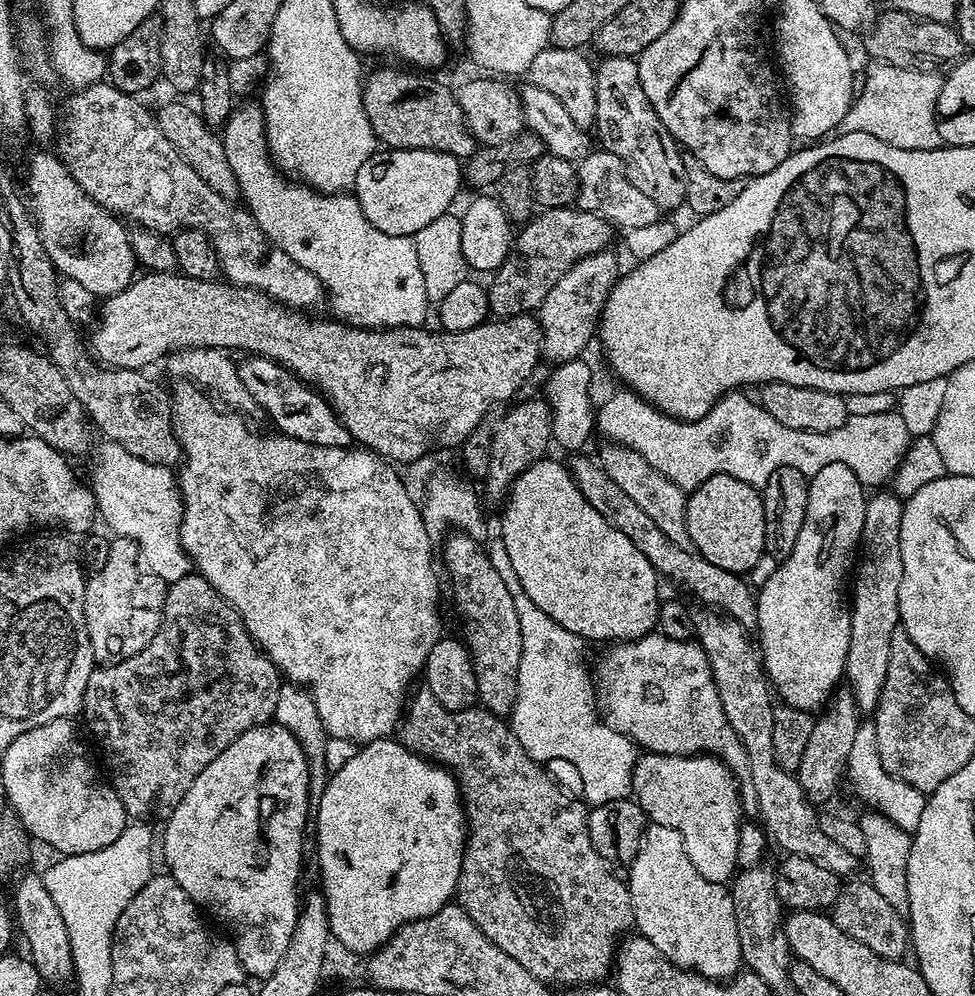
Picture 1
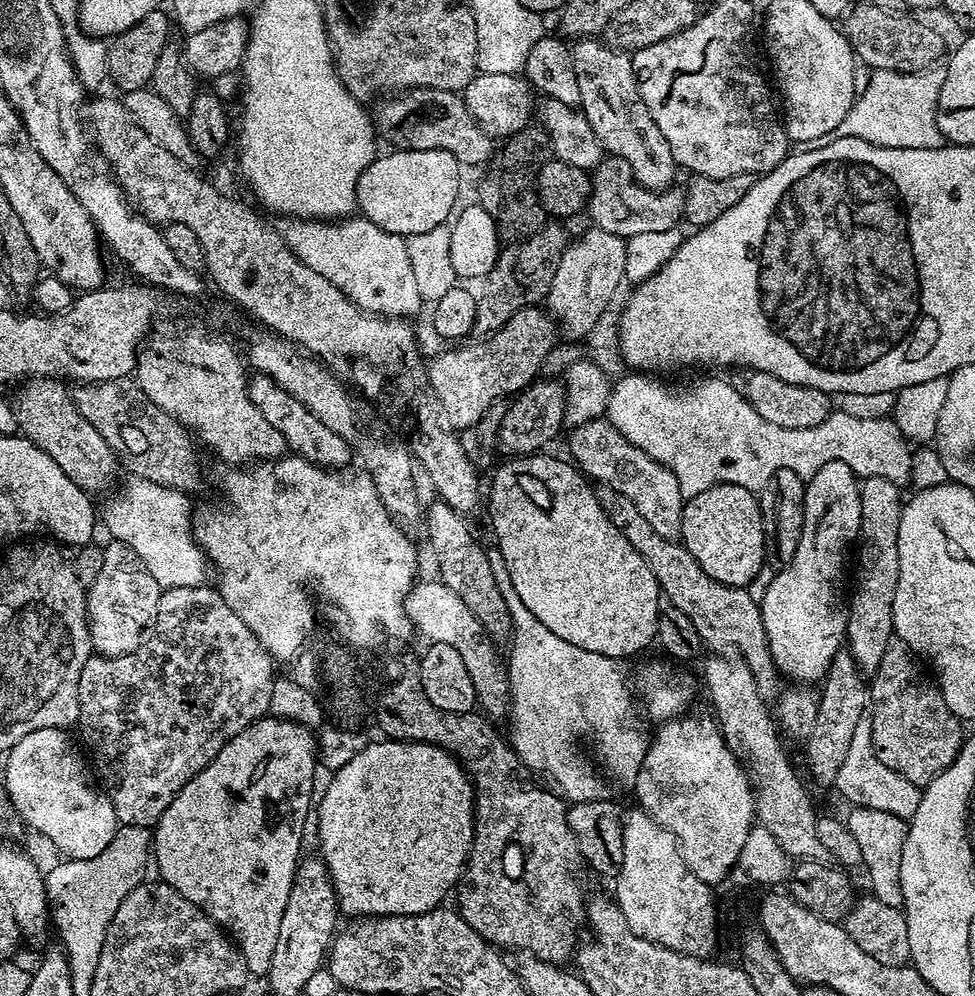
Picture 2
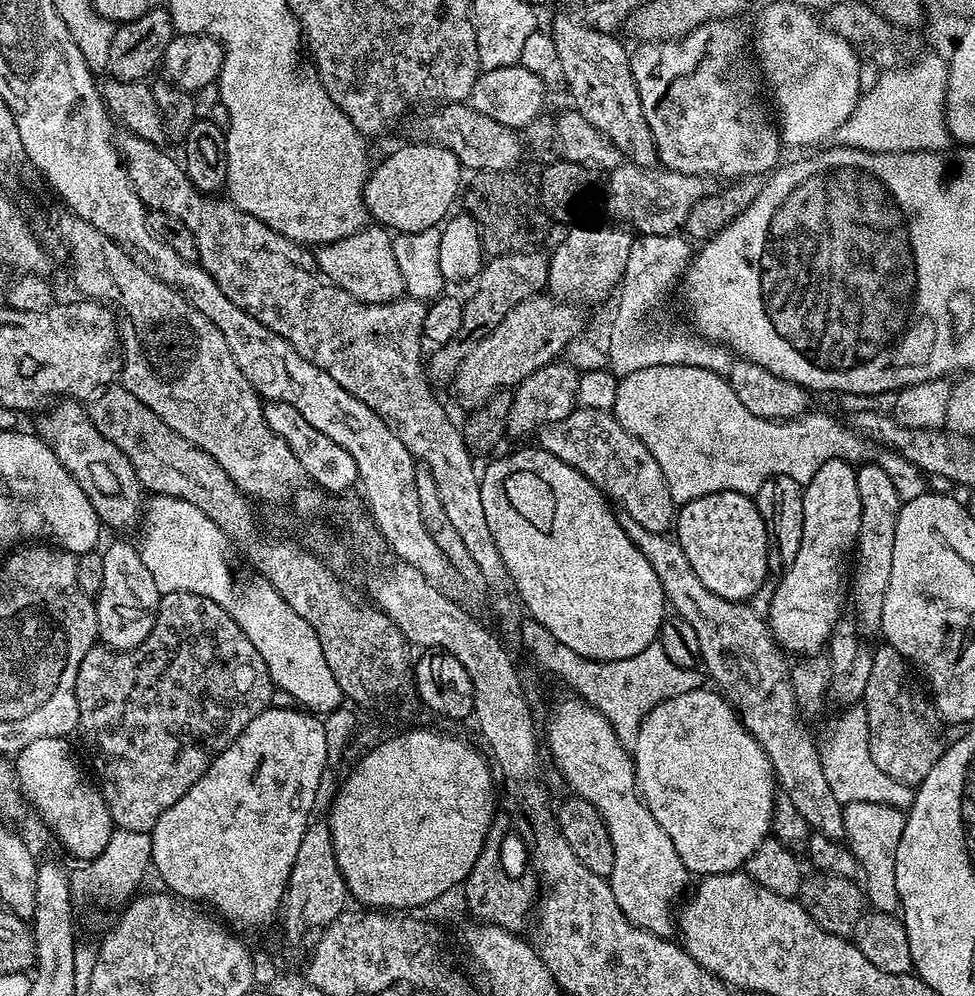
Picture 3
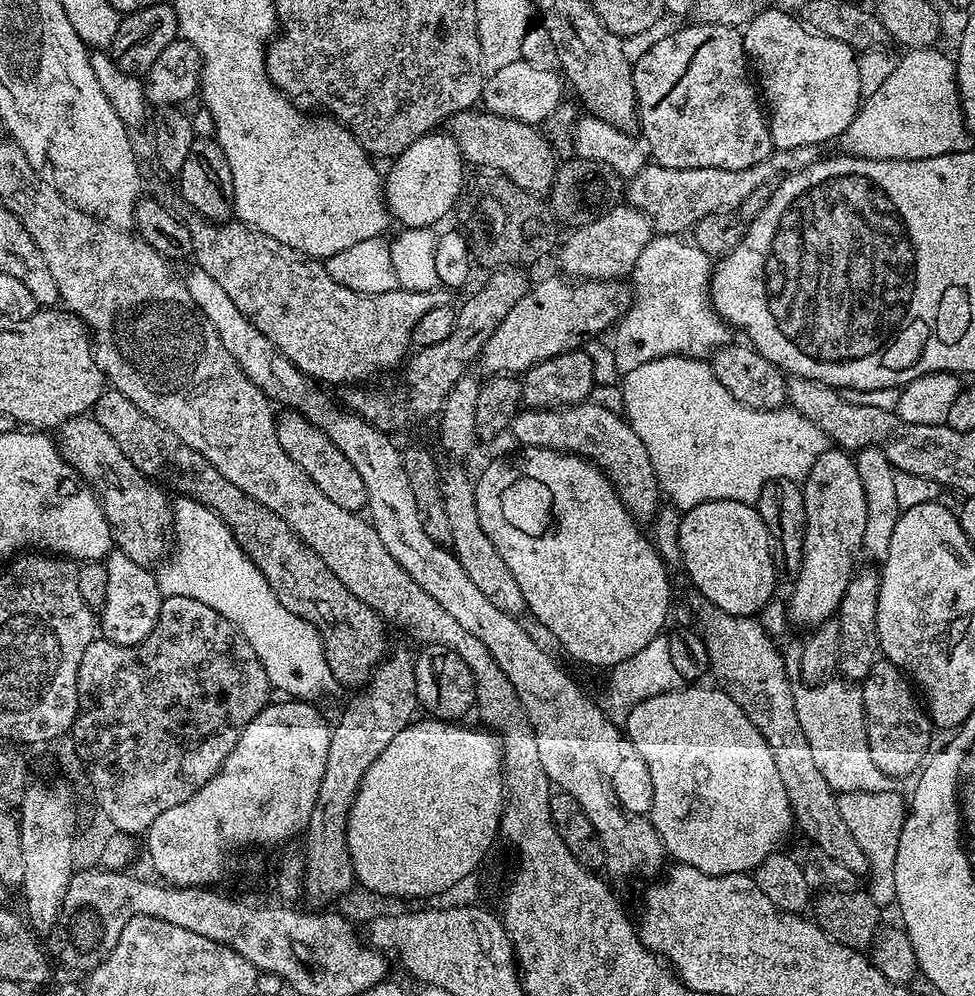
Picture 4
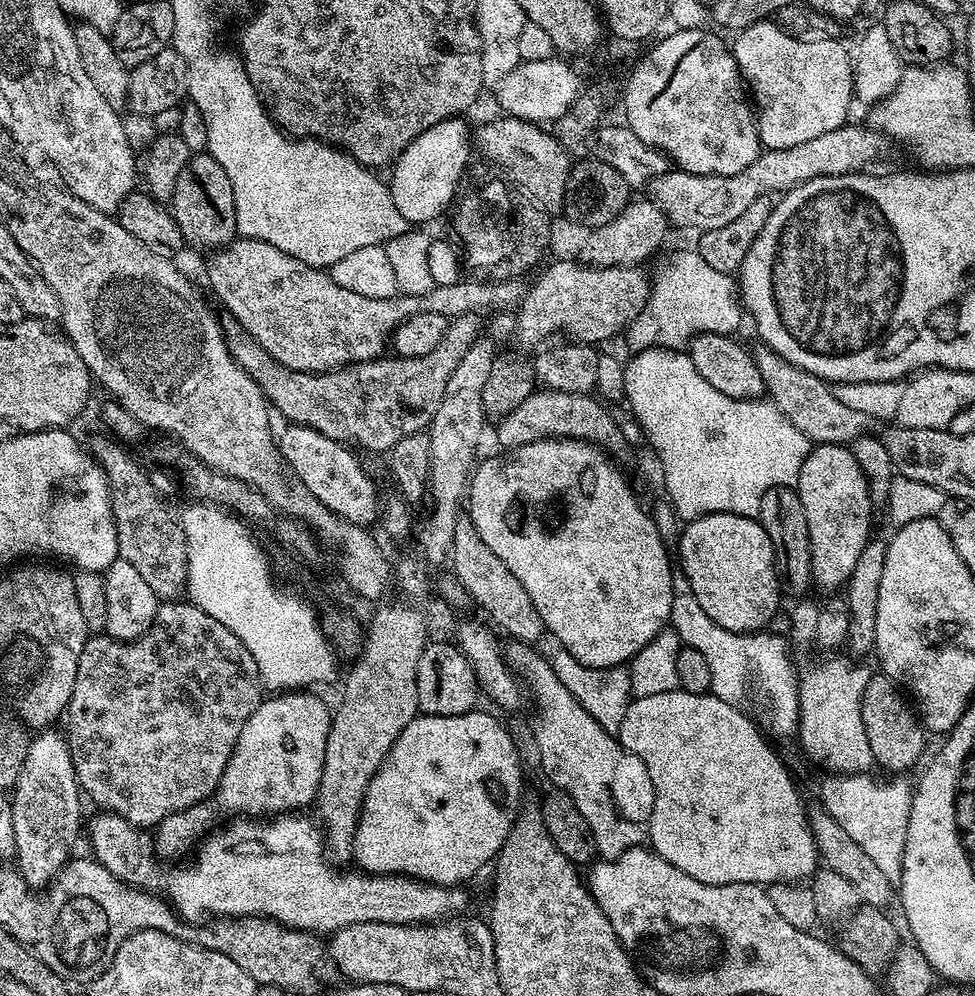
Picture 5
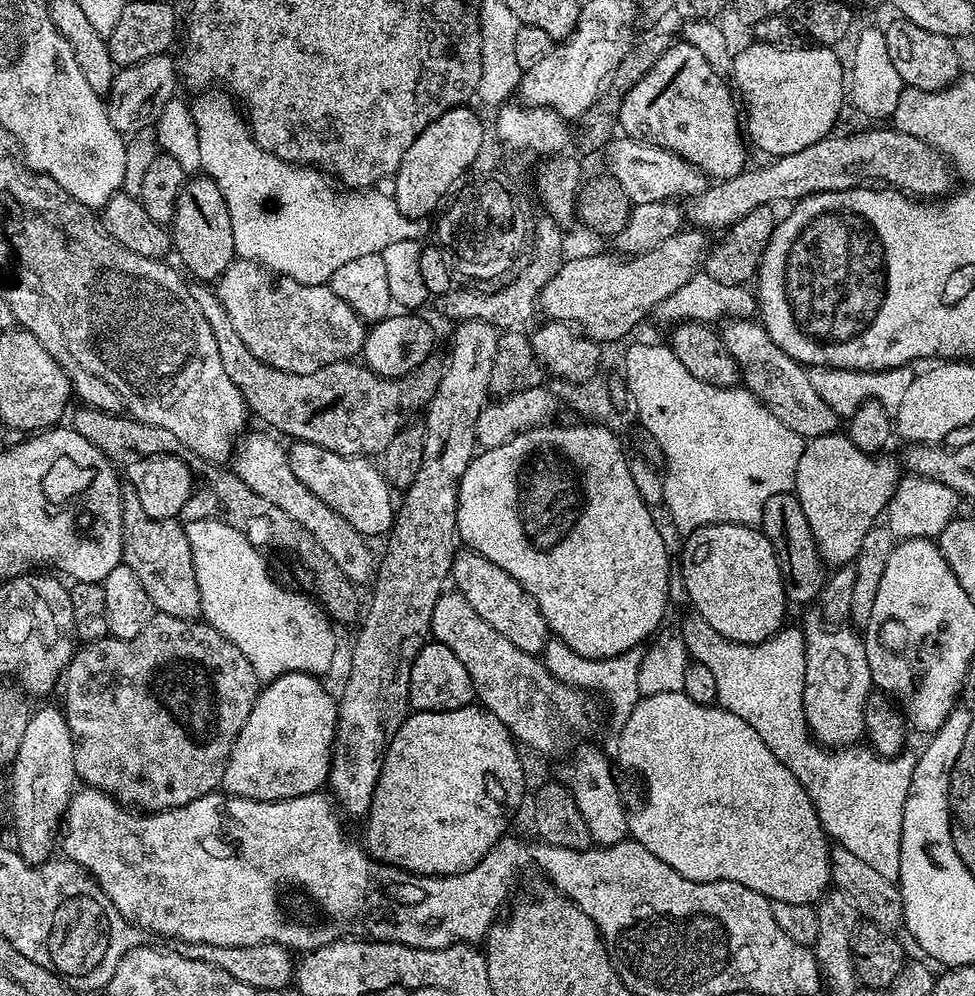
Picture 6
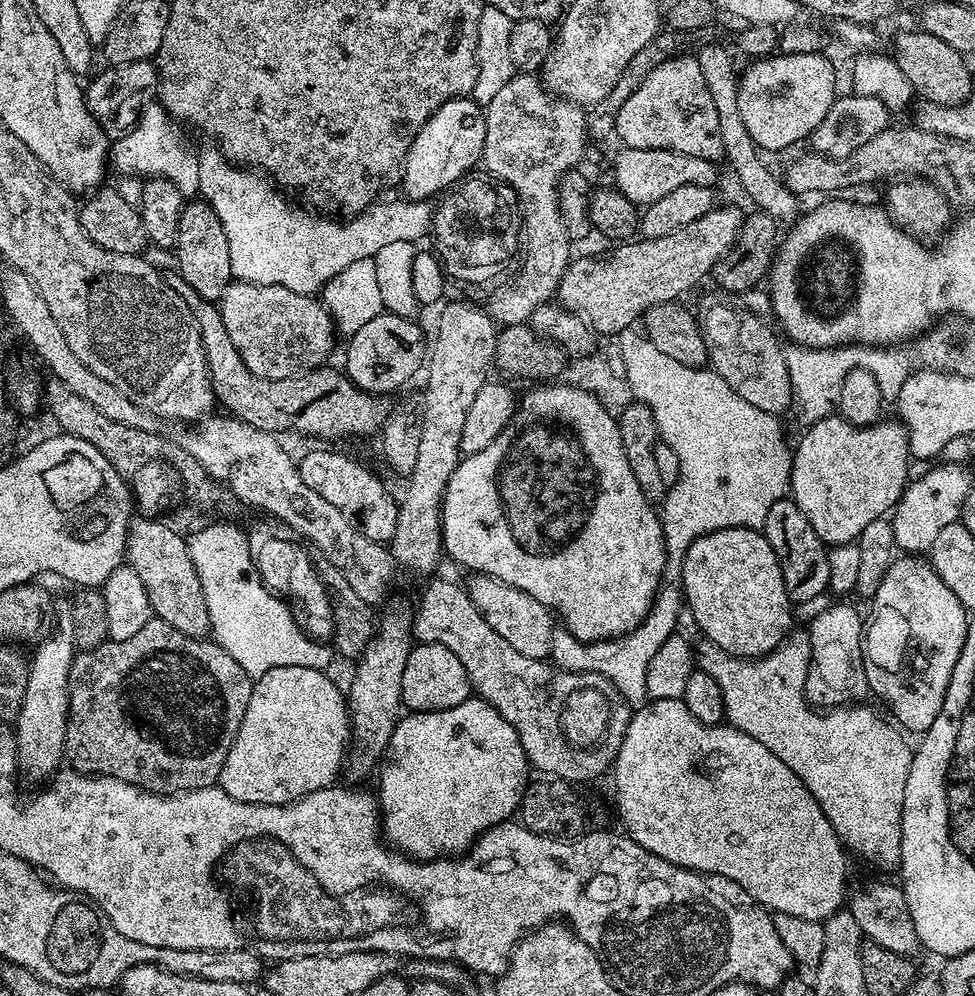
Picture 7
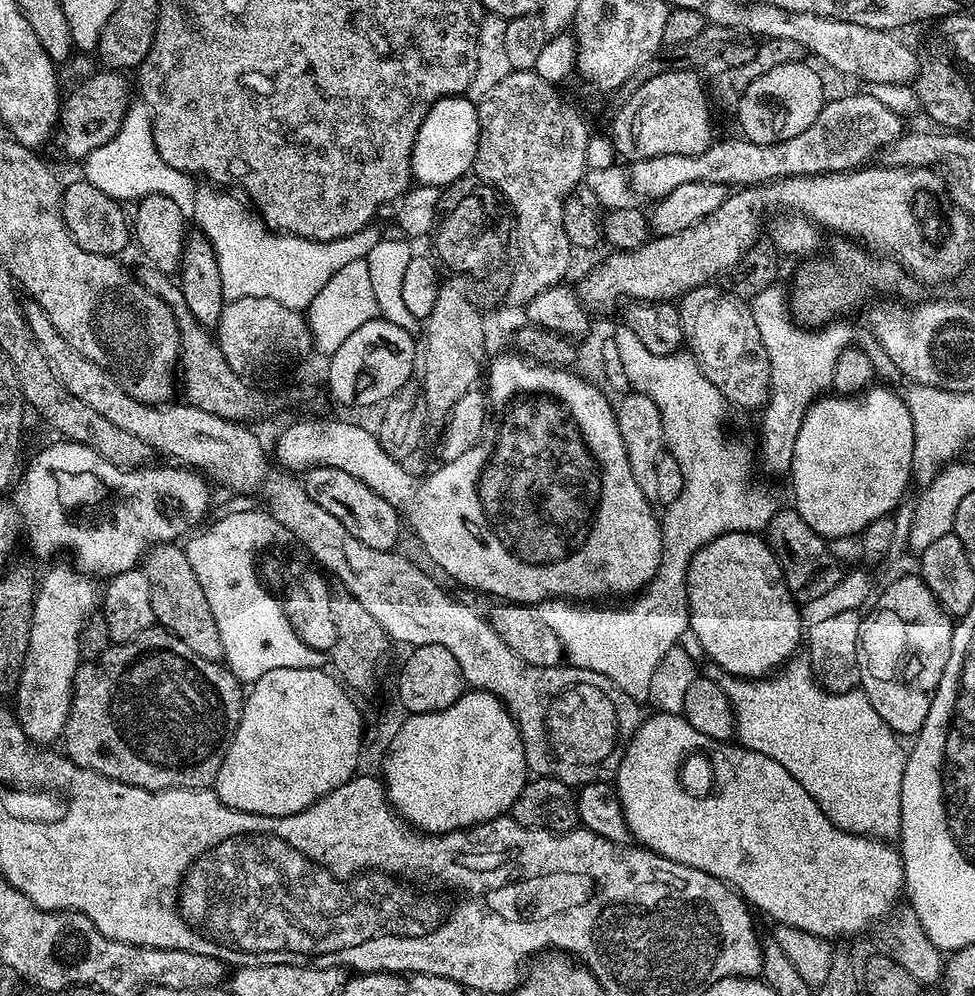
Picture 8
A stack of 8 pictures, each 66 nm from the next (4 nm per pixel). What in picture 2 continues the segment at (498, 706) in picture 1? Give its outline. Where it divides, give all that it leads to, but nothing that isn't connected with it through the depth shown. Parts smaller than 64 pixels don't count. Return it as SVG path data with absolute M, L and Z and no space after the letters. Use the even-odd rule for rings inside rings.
M433 499L428 508L428 517L424 520L424 528L428 531L428 540L432 543L432 556L436 559L439 579L443 580L466 606L474 613L474 618L482 622L489 636L507 637L512 631L510 610L506 606L506 598L502 598L502 590L498 590L498 582L494 582L494 570L490 570L488 548L480 545L472 534L471 528L463 521L461 513L455 512L443 500Z

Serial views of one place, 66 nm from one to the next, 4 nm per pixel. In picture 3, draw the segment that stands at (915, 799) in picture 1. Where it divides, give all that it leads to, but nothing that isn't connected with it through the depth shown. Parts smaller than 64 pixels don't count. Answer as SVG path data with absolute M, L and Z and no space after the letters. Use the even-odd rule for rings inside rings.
M855 704L847 707L836 720L830 724L830 730L827 732L824 740L820 742L820 761L823 764L823 773L826 776L826 782L829 783L830 790L834 793L834 798L840 805L853 804L854 802L878 802L880 805L894 806L900 811L907 811L912 807L915 789L890 775L883 773L874 763L874 758L870 755L869 748L869 723L866 719L866 712L863 705Z

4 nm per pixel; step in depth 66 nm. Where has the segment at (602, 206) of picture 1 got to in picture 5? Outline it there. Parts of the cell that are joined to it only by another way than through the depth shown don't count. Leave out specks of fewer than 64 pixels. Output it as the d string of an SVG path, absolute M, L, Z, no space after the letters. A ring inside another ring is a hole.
M845 122L838 130L810 138L810 142L802 142L799 146L790 146L786 150L769 148L761 151L760 157L750 162L746 170L738 170L738 174L707 176L679 170L666 171L654 177L651 184L647 185L647 195L662 210L673 229L696 228L697 233L702 233L726 226L726 222L734 222L734 218L738 218L754 202L754 198L783 194L819 176L837 176L871 169L875 165L872 163L884 152L886 137L883 132L863 123L852 123Z

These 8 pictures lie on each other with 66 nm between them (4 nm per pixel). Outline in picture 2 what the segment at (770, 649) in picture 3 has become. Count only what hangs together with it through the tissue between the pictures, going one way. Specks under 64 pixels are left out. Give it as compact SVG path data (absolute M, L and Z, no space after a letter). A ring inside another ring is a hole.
M600 486L596 488L596 497L606 518L610 518L610 522L620 531L622 538L626 538L626 542L630 542L630 546L638 550L642 562L650 566L650 574L654 574L663 599L671 607L682 610L682 614L686 614L686 618L694 622L694 630L698 630L701 641L707 647L709 644L712 650L731 650L743 660L750 674L754 674L754 682L761 696L775 697L778 692L776 687L782 680L768 649L757 597L752 597L748 588L726 586L710 578L710 574L706 574L706 570L702 570L702 566L694 562L691 554L684 549L683 543L667 540L662 538L662 534L655 532L650 522L646 522L646 518L642 518L642 514L635 509L634 502L626 498L626 494L618 494L618 490Z

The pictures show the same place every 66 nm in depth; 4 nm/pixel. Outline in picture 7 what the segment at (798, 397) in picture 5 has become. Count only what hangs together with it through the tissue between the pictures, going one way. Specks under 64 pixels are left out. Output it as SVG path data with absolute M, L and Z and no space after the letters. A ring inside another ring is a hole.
M712 304L704 316L702 312L702 331L711 371L718 373L738 398L746 398L750 406L758 406L758 410L763 412L781 414L794 404L790 374L787 372L785 349L764 323L747 308L735 308L732 304Z

